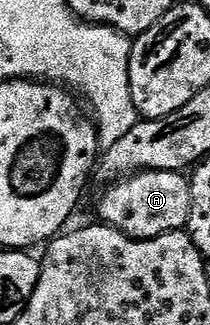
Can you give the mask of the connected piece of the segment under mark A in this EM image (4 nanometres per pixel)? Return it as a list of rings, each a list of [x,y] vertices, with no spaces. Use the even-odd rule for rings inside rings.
[[[142,170],[139,174],[124,176],[100,198],[99,221],[106,226],[113,226],[131,238],[157,238],[175,230],[184,230],[188,224],[190,208],[192,207],[192,183],[179,170]]]

